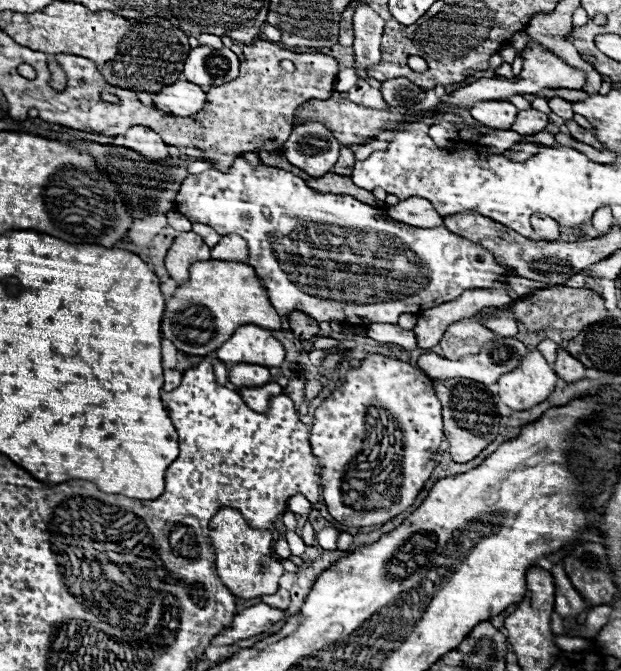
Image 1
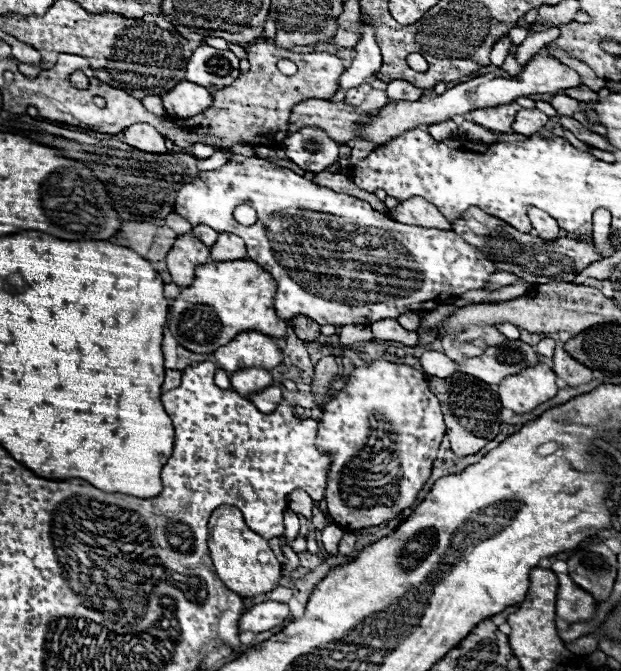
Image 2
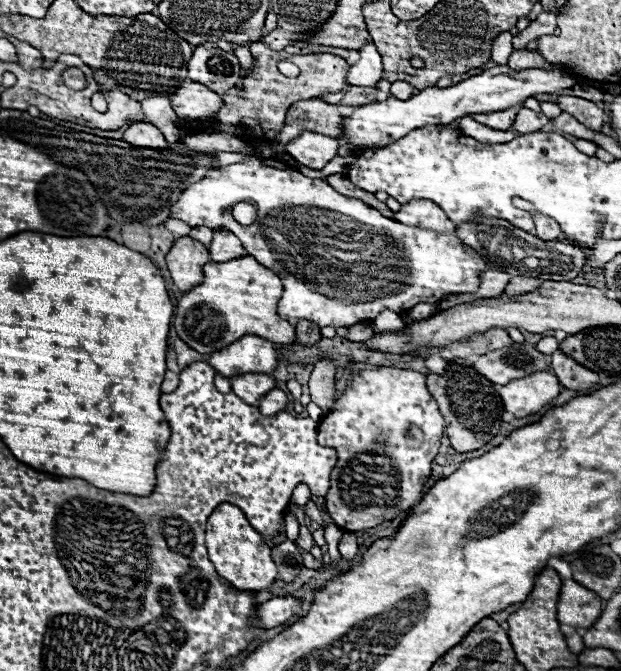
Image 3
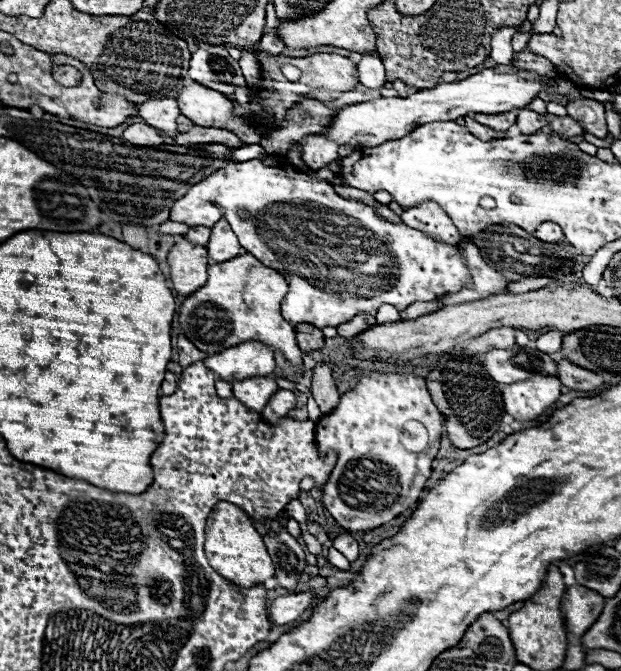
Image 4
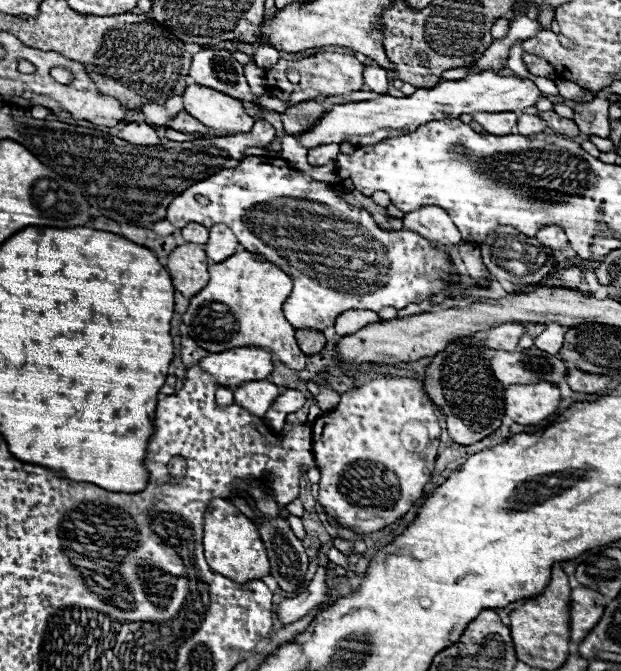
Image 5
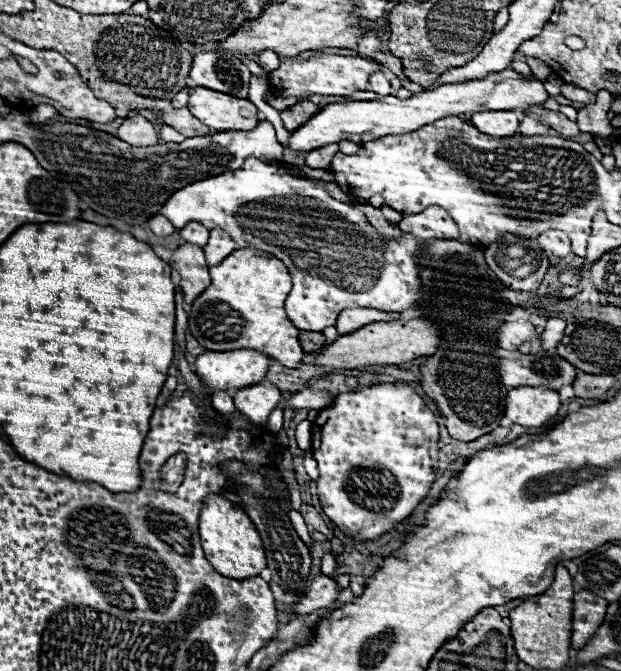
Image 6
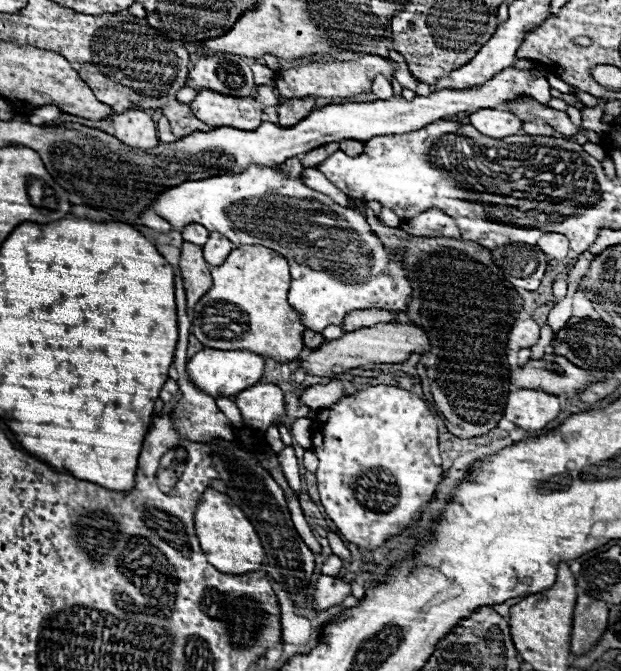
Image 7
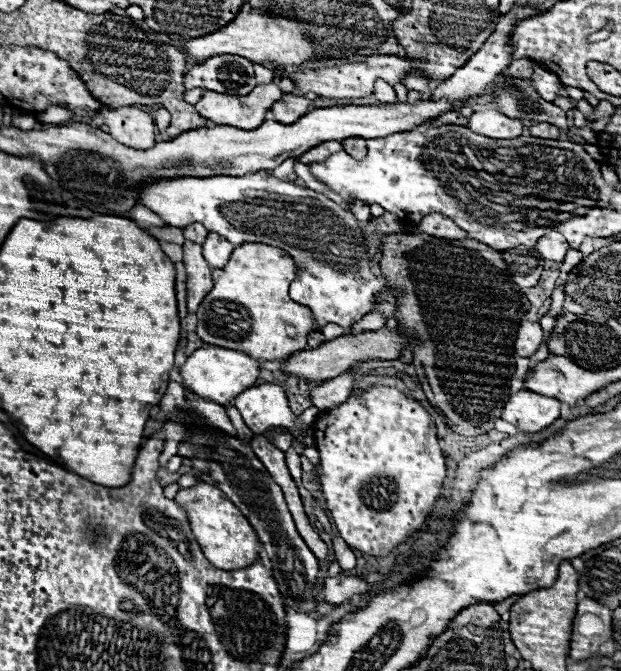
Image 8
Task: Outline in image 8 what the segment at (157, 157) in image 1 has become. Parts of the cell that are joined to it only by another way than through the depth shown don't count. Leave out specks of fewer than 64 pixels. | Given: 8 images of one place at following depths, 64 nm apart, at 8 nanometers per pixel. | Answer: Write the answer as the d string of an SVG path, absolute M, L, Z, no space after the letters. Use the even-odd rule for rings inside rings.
M122 106L116 110L104 108L100 116L106 120L108 132L130 148L152 148L156 128L154 118L134 106Z

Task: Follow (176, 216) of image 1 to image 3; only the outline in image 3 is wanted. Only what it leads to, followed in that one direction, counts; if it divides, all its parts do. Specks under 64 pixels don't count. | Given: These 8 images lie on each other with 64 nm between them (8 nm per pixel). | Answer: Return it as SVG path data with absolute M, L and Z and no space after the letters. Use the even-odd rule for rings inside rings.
M168 218L166 222L164 222L164 226L174 234L174 236L188 236L188 232L192 230L192 226L188 226L186 222L182 222L182 220L178 220L178 218Z

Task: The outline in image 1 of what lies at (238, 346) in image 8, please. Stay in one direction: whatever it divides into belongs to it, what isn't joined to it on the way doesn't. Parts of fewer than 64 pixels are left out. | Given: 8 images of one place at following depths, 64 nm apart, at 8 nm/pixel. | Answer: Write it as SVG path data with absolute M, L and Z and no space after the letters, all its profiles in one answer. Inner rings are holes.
M208 260L204 264L192 264L188 272L188 282L176 288L162 314L162 338L170 340L180 352L208 356L242 324L256 324L272 332L280 330L280 316L270 304L252 266L244 262Z

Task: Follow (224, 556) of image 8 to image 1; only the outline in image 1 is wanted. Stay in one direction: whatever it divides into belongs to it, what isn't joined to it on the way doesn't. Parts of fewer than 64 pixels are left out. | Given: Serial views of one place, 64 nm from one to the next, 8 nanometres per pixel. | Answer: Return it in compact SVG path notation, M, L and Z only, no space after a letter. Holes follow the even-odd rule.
M222 508L210 522L210 538L216 548L218 574L234 596L252 600L264 594L276 594L278 578L284 574L284 568L270 556L272 534L268 530L256 530L246 524L238 510Z

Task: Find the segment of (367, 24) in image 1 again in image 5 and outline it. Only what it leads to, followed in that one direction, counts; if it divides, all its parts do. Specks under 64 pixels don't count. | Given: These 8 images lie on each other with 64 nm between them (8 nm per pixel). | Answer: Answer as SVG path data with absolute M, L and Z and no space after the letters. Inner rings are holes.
M366 60L364 62L364 84L378 94L384 94L388 88L388 78L386 78L386 70L376 64L374 60Z

